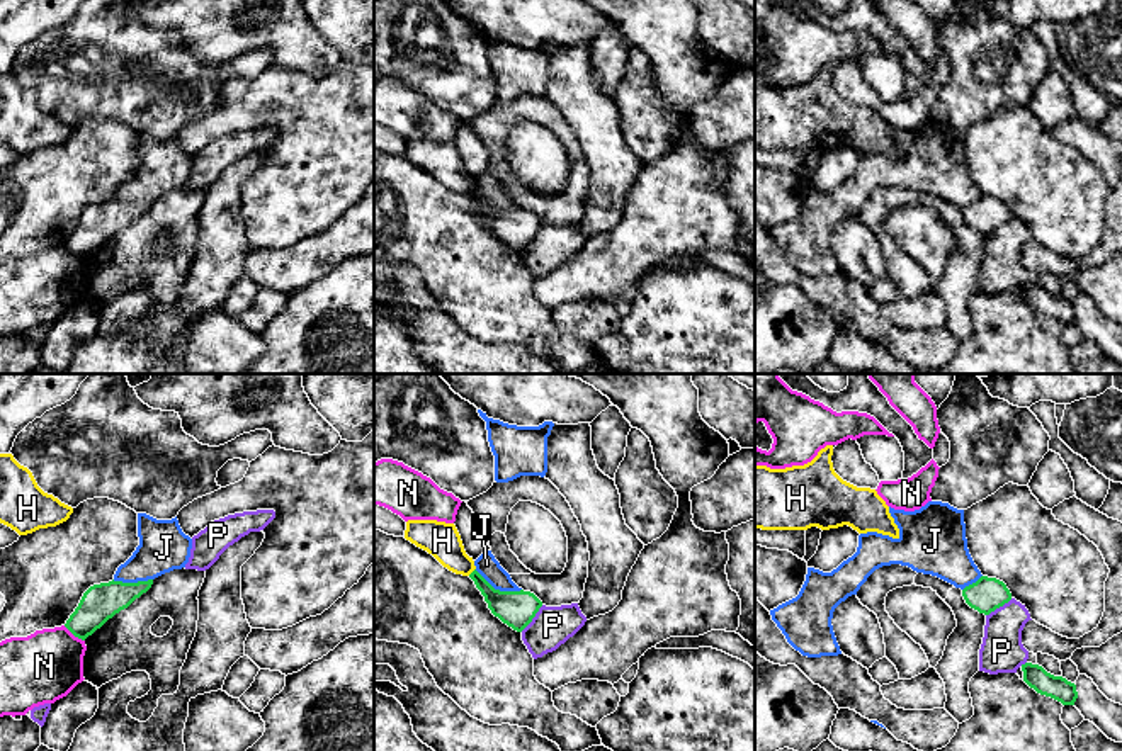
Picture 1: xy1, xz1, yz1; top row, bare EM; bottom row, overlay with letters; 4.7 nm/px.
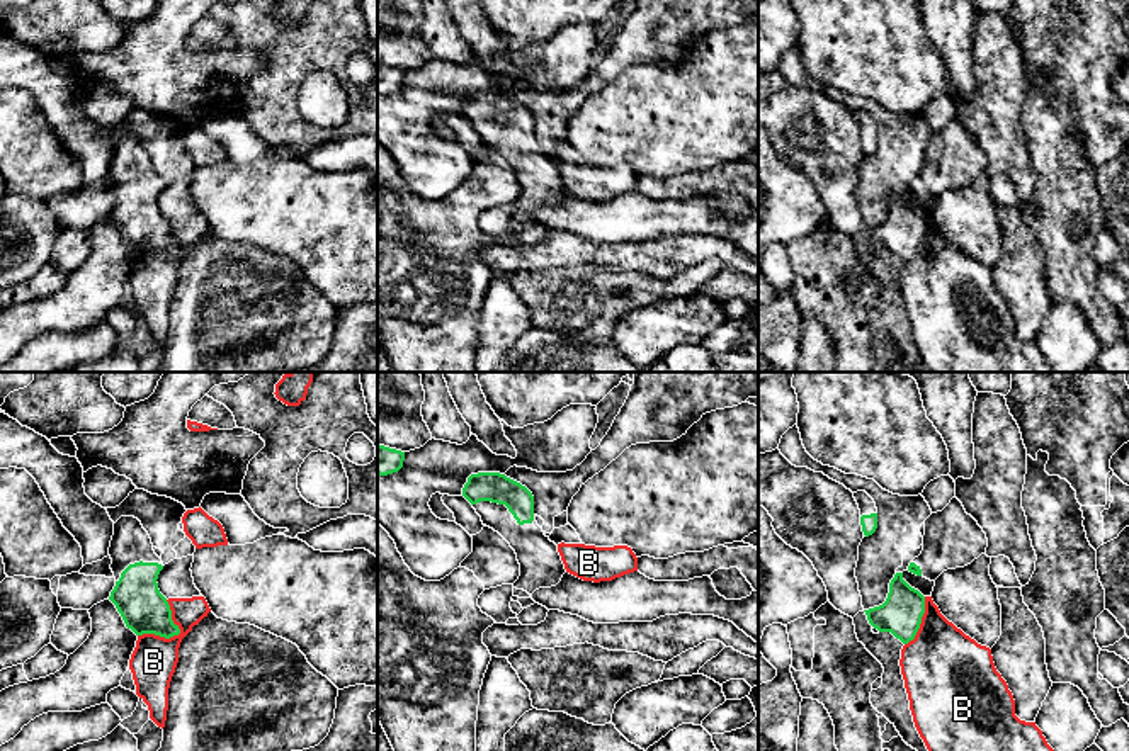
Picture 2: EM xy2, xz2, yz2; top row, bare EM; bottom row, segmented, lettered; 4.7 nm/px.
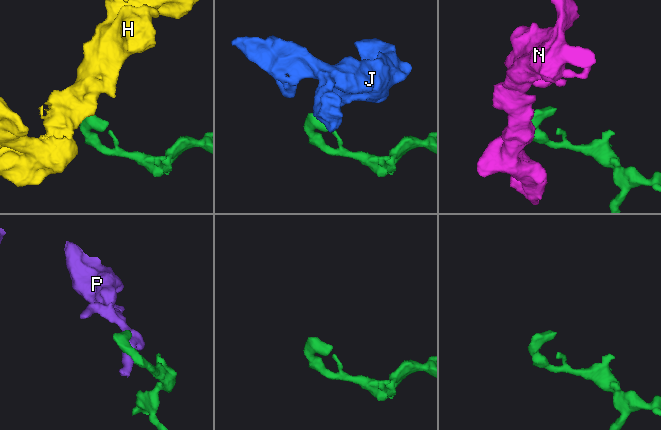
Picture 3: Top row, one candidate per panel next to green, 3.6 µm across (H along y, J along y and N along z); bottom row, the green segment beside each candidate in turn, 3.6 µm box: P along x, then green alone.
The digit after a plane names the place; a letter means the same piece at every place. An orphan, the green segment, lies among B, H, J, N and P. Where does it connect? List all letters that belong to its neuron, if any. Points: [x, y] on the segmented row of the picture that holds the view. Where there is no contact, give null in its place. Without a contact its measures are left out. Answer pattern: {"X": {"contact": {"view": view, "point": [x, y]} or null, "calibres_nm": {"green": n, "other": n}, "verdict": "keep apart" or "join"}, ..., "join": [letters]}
{"B": {"contact": {"view": "xy2", "point": [174, 634]}, "calibres_nm": {"green": 220, "other": 220}, "verdict": "keep apart"}, "H": {"contact": {"view": "xz1", "point": [473, 571]}, "calibres_nm": {"green": 160, "other": 170}, "verdict": "keep apart"}, "J": {"contact": {"view": "xz1", "point": [498, 590]}, "calibres_nm": {"green": 170, "other": 100}, "verdict": "keep apart"}, "N": {"contact": {"view": "xy1", "point": [73, 634]}, "calibres_nm": {"green": 180, "other": 340}, "verdict": "keep apart"}, "P": {"contact": {"view": "xz1", "point": [532, 617]}, "calibres_nm": {"green": 170, "other": 190}, "verdict": "keep apart"}, "join": []}

